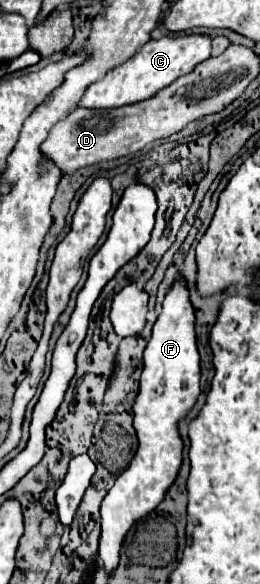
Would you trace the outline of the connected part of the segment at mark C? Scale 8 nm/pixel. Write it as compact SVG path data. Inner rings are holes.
M163 35L159 41L145 43L127 63L111 69L103 79L91 83L79 101L79 107L87 109L113 109L145 101L171 85L177 77L187 75L201 61L211 55L211 37L207 35Z

